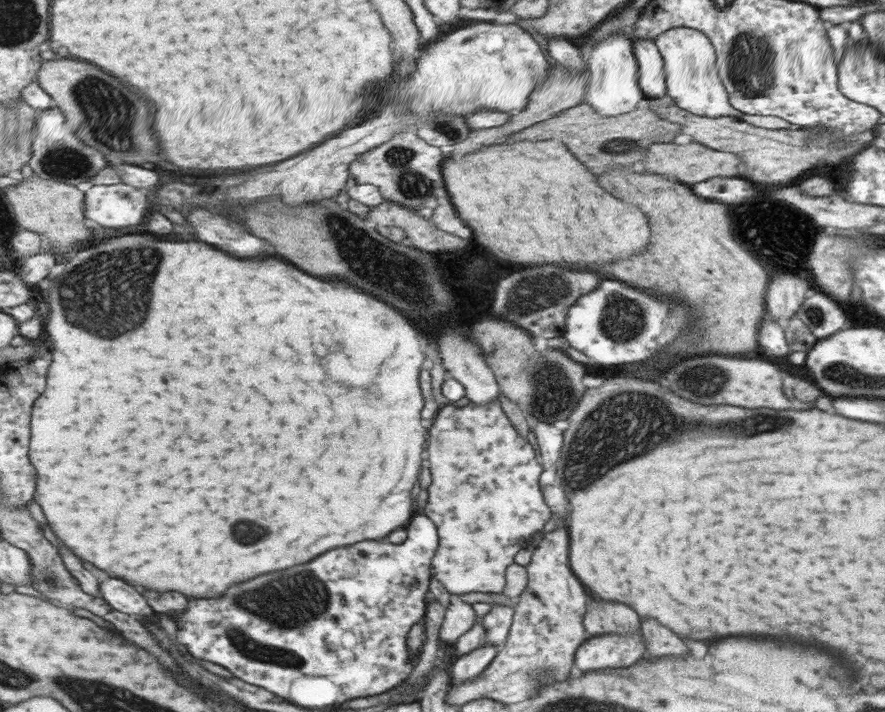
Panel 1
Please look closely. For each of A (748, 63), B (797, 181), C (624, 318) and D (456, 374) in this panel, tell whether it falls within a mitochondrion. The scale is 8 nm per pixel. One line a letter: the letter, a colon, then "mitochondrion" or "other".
A: mitochondrion
B: other
C: mitochondrion
D: other

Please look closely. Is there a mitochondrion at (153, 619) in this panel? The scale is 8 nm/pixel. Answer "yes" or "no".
no

